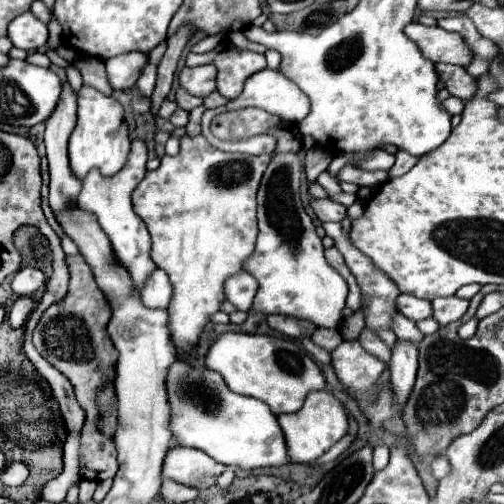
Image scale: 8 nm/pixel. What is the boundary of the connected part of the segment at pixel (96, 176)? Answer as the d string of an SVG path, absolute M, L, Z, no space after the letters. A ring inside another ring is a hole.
M134 140L130 154L128 154L128 160L120 172L116 172L110 178L104 178L98 170L90 170L86 174L86 178L82 180L82 190L78 194L78 204L84 210L90 210L92 214L98 216L98 224L102 226L106 236L110 238L114 254L118 256L122 266L128 268L128 272L132 274L132 280L136 282L138 288L144 284L144 280L156 268L156 264L150 258L150 234L142 219L134 212L131 198L134 188L146 176L146 160L148 160L148 156L146 156L144 142ZM108 232L112 232L112 234L108 234Z

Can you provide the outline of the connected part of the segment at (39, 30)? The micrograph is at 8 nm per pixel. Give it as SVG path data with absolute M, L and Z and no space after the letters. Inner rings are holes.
M30 10L16 16L8 26L8 36L16 48L34 52L48 40L48 28Z

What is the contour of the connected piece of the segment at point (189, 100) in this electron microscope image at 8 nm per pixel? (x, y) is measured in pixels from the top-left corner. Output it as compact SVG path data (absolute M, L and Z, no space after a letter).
M178 88L178 92L176 92L176 102L178 102L178 106L180 106L182 110L190 112L192 108L196 108L196 106L200 106L200 104L202 104L202 98L196 98L196 96L188 94L186 90Z

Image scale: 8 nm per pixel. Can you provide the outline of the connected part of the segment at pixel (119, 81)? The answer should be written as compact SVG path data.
M128 52L106 60L106 72L112 88L114 90L132 88L146 64L148 64L148 54L142 52Z

